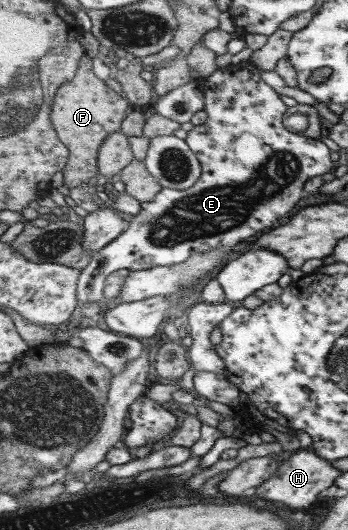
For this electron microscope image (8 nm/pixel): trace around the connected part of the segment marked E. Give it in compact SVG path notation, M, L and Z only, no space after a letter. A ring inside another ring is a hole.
M248 60L237 65L228 65L226 67L220 67L216 71L210 73L208 77L198 81L200 84L200 92L203 98L203 110L206 114L206 120L203 125L195 126L188 132L186 141L189 144L189 148L196 154L196 157L200 161L200 180L192 186L192 188L186 190L173 190L162 189L158 196L152 202L142 203L142 210L137 215L132 216L129 221L127 229L119 236L118 239L112 241L104 249L96 252L93 255L93 259L89 262L89 265L81 271L78 283L78 306L84 306L84 304L100 304L103 302L102 298L105 298L104 287L105 280L113 272L125 270L130 268L132 271L139 271L140 269L154 268L160 265L176 265L183 263L200 253L200 251L212 249L214 247L222 247L222 249L230 249L240 240L248 238L248 236L254 236L258 232L262 232L262 228L270 229L270 226L276 221L285 220L290 214L297 209L298 200L302 198L302 190L304 183L313 176L326 174L332 168L332 162L330 161L329 150L319 140L300 136L296 133L290 132L282 124L282 116L286 112L286 106L282 103L278 93L276 93L268 84L264 83L258 75L258 68L250 63Z

